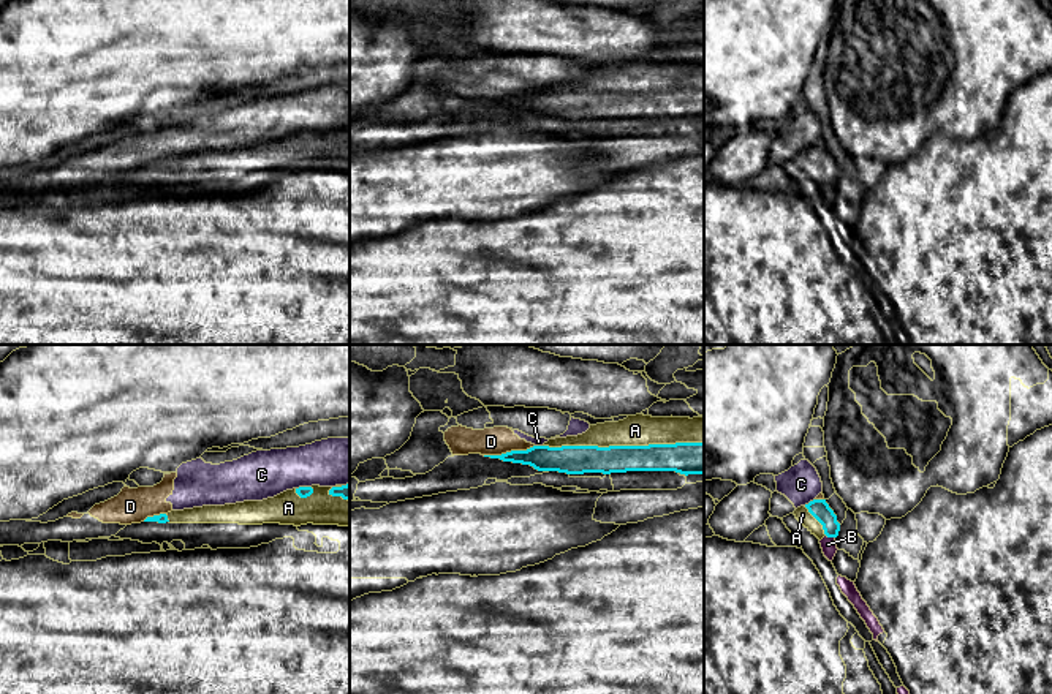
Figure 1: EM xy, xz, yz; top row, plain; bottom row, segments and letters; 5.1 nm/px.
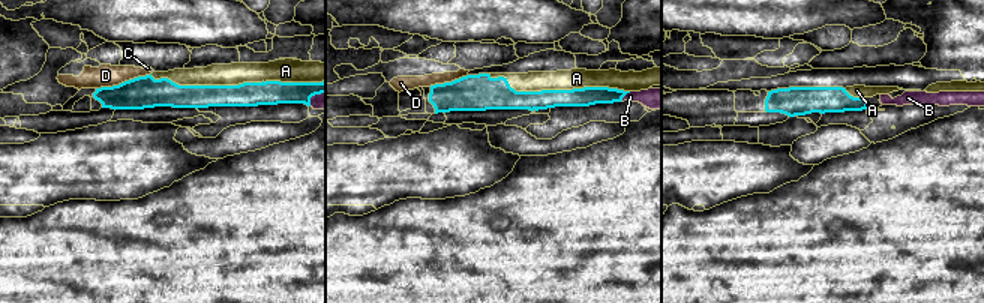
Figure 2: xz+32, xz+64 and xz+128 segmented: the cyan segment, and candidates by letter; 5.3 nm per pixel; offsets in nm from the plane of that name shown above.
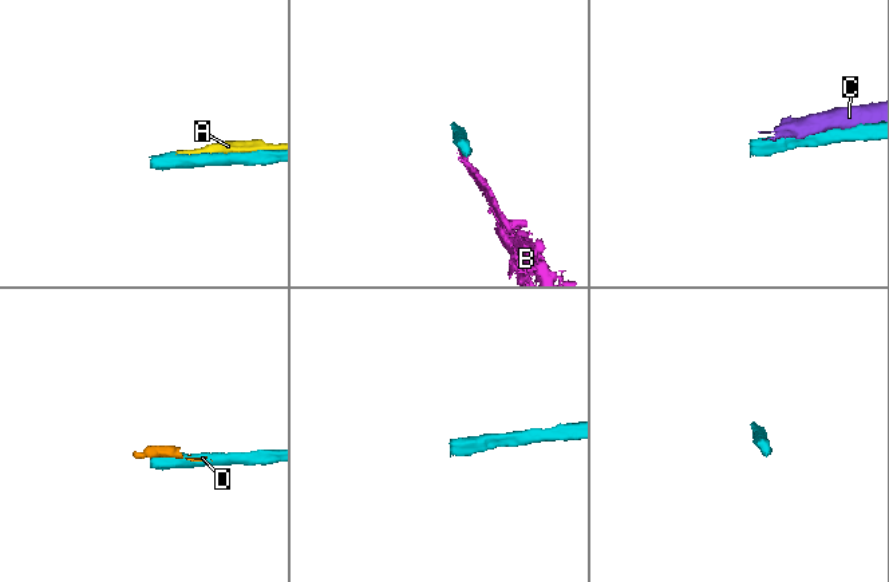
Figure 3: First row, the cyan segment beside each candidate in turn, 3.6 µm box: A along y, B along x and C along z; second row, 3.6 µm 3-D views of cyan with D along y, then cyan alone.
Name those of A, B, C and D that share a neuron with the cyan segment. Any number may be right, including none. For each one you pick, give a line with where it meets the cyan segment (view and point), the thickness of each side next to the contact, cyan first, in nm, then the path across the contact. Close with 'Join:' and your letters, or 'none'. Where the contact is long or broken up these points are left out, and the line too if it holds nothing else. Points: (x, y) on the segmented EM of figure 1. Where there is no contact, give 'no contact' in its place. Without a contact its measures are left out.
A: contact xz (622, 446); calibres 140 and 160 nm
Join: A

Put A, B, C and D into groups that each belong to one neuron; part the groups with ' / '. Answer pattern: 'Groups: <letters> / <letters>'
Groups: A / B / C D

